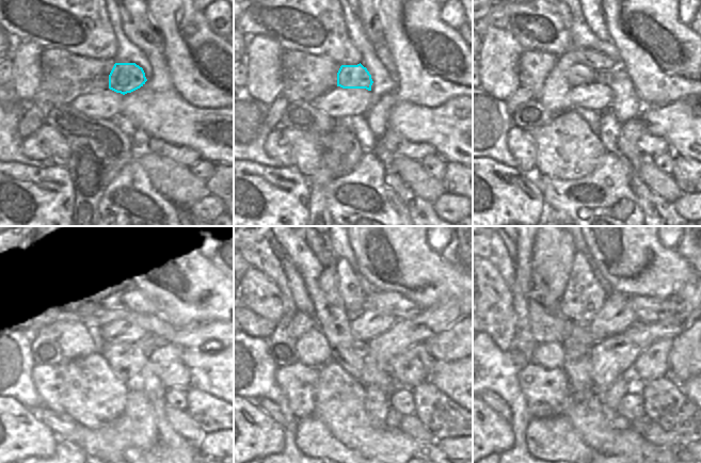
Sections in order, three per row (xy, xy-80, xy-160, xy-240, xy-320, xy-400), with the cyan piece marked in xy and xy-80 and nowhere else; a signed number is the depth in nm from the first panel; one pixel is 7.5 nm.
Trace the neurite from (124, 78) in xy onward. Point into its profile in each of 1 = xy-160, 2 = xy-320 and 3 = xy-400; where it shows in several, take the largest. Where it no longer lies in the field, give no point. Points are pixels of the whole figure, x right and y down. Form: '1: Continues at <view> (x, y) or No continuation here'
1: Continues at xy-160 (576, 75)
2: Continues at xy-320 (257, 292)
3: Continues at xy-400 (494, 309).

